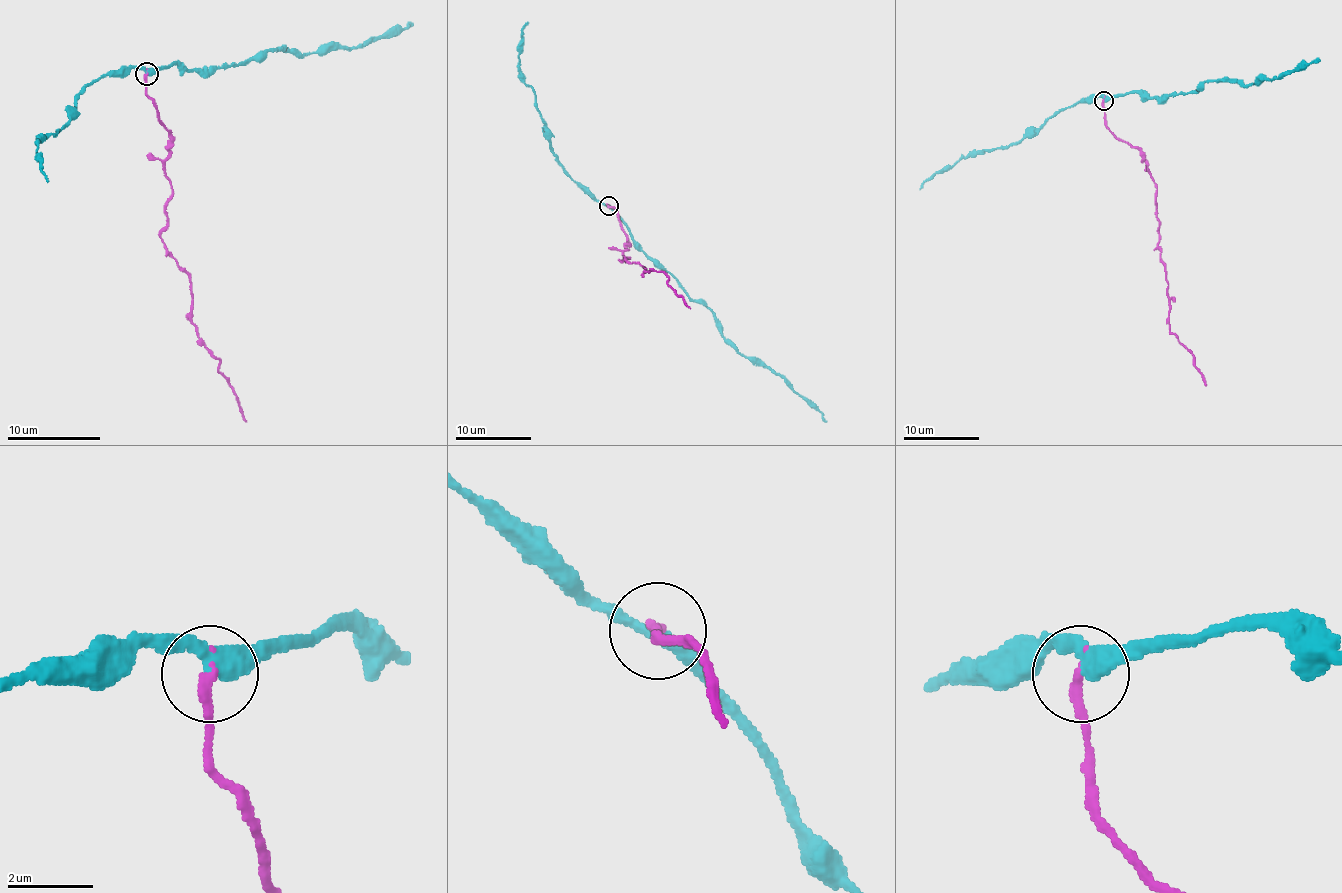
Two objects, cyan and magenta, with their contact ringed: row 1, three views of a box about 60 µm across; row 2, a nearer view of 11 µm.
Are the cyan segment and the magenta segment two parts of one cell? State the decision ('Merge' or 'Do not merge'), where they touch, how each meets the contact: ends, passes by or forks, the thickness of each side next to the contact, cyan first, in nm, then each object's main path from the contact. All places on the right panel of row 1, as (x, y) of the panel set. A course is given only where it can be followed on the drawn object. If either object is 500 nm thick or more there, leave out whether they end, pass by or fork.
Do not merge. Place: (1103, 101). At the ring cyan passes by. At the ring magenta ends. Thickness 320 nm (cyan) against 240 nm. Course of cyan: (1103, 100), (1126, 92), (1164, 96), (1187, 94), (1206, 81), (1250, 85), (1278, 79), (1320, 60). Course of magenta: (1103, 100), (1105, 125), (1135, 148), (1152, 180), (1170, 331), (1192, 355), (1206, 386)

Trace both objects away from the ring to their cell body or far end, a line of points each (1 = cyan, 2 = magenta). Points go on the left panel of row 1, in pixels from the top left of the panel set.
1: (146, 73), (169, 64), (236, 66), (267, 50), (306, 55), (362, 48), (413, 24)
2: (146, 73), (146, 94), (169, 131), (160, 238), (190, 280), (192, 324), (246, 422)

